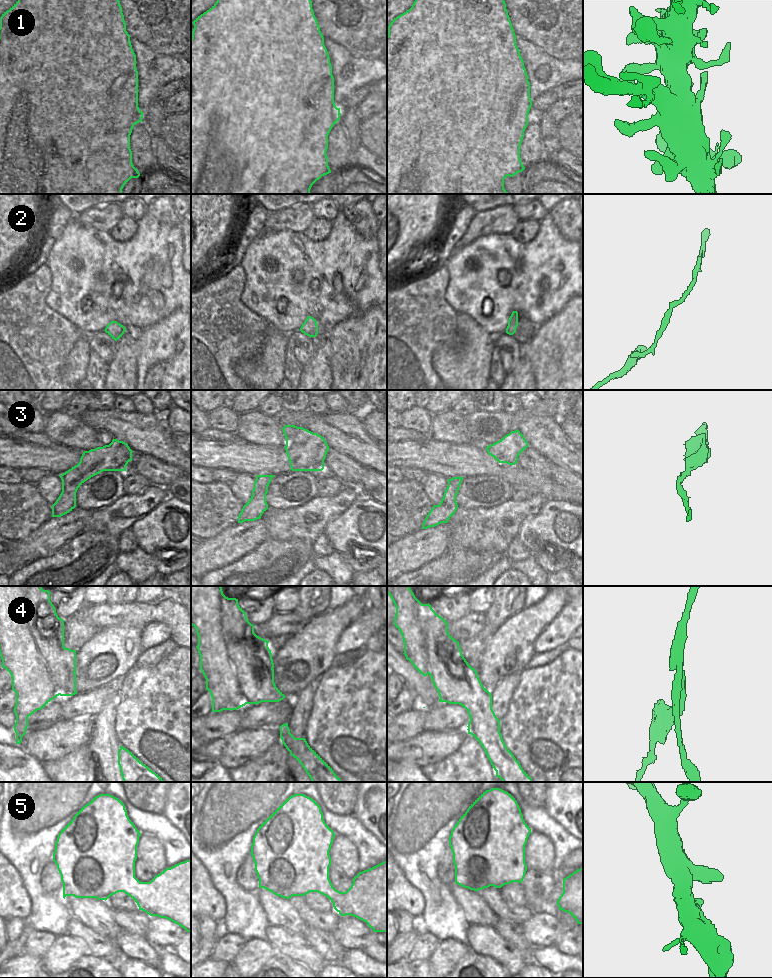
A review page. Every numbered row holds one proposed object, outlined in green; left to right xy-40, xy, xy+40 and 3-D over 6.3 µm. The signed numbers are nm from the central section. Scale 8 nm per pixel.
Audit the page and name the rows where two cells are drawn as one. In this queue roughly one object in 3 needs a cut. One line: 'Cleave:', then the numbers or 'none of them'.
Cleave: 3, 4

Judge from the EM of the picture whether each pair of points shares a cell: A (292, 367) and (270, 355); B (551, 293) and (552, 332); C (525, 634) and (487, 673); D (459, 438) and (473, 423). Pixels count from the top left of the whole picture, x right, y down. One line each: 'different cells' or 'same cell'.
A: different cells
B: different cells
C: same cell
D: different cells

